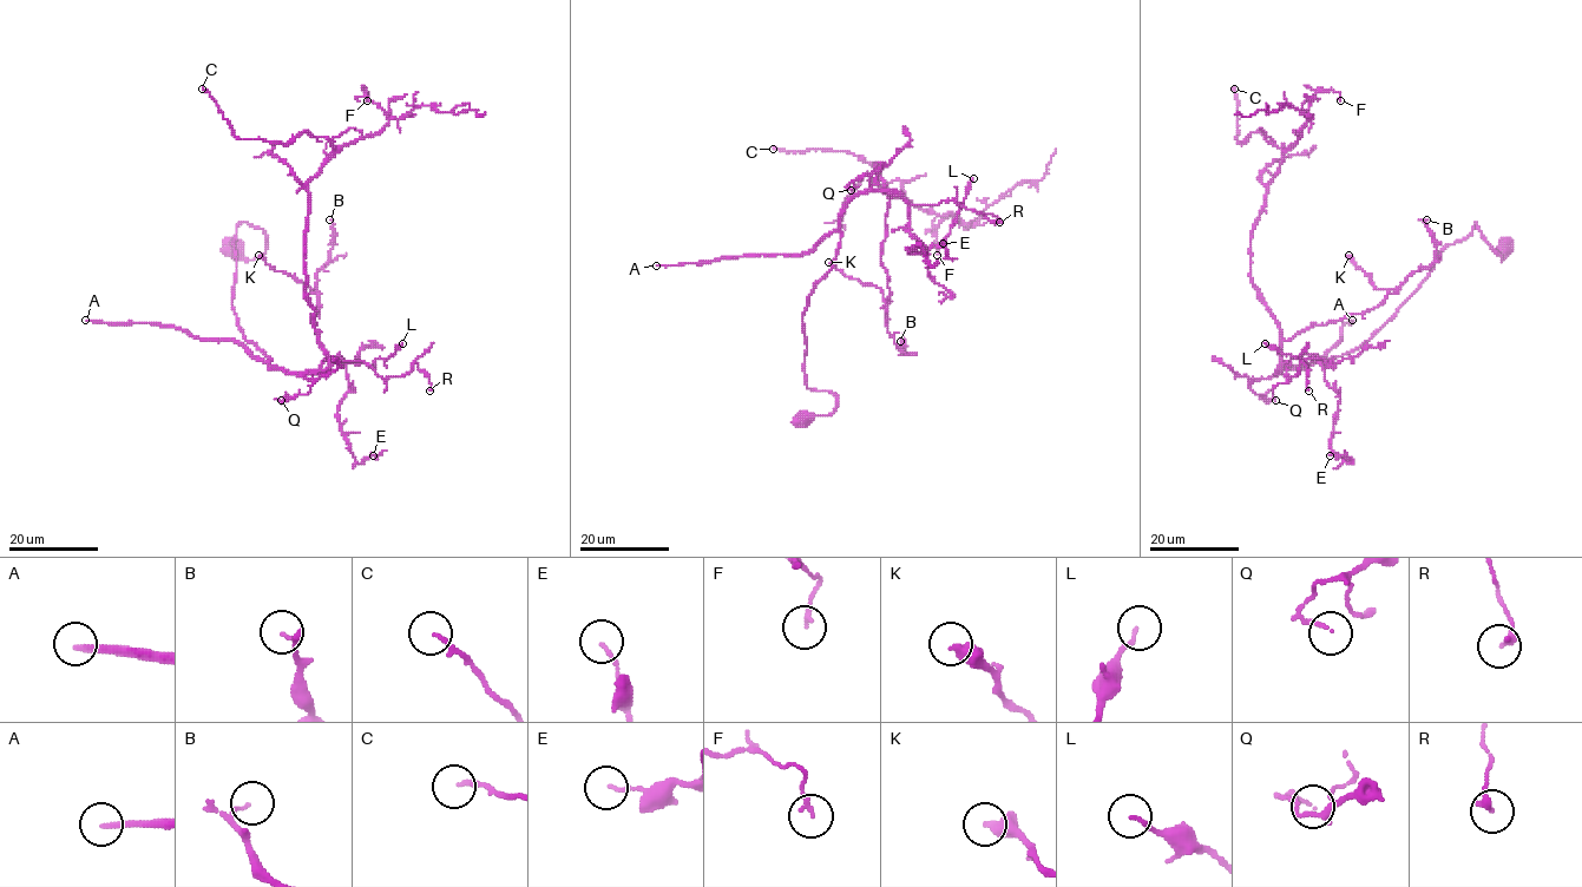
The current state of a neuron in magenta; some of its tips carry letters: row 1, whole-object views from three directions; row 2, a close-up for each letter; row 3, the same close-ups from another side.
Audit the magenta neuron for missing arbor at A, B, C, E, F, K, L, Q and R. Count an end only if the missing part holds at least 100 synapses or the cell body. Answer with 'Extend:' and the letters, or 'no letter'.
Extend: A

